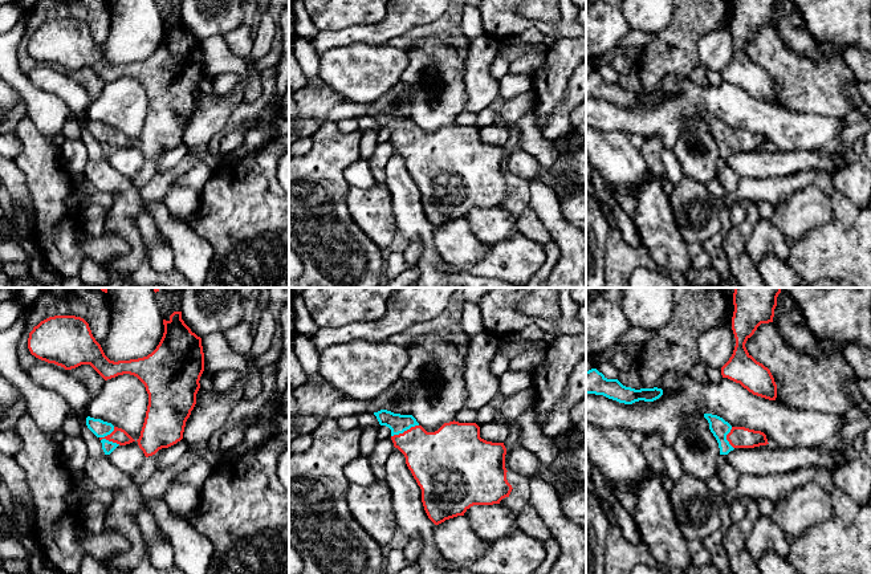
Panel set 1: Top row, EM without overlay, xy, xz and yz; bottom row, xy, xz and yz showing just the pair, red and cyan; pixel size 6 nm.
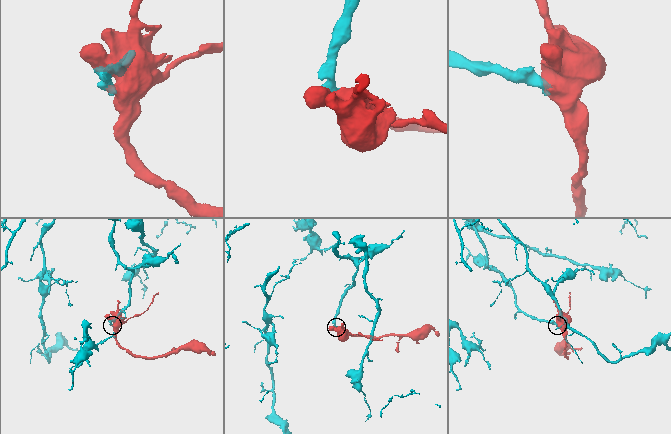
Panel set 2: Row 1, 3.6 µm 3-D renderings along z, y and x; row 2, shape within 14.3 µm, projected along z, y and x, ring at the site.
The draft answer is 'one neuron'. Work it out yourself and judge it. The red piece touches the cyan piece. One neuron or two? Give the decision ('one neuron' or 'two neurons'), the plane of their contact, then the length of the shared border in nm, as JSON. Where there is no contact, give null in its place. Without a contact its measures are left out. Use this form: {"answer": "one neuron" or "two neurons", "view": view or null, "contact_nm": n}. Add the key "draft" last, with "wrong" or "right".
{"answer": "one neuron", "view": "xy", "contact_nm": 140, "draft": "right"}

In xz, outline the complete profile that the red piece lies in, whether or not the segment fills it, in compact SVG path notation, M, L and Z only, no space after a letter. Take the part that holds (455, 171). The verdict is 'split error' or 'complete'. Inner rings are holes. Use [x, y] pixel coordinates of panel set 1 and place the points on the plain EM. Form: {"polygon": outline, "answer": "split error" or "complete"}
{"polygon": "M387 113L374 115L380 129L391 133L391 143L406 160L406 167L422 192L422 205L428 221L439 228L445 223L464 219L473 208L500 207L509 200L512 188L506 183L504 146L480 141L476 126L444 126L437 134L427 135L412 118Z", "answer": "split error"}

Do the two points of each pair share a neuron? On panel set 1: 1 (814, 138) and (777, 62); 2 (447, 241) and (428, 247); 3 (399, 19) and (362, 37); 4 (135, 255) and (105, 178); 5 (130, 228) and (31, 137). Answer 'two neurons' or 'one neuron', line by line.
1: two neurons
2: two neurons
3: one neuron
4: one neuron
5: two neurons

